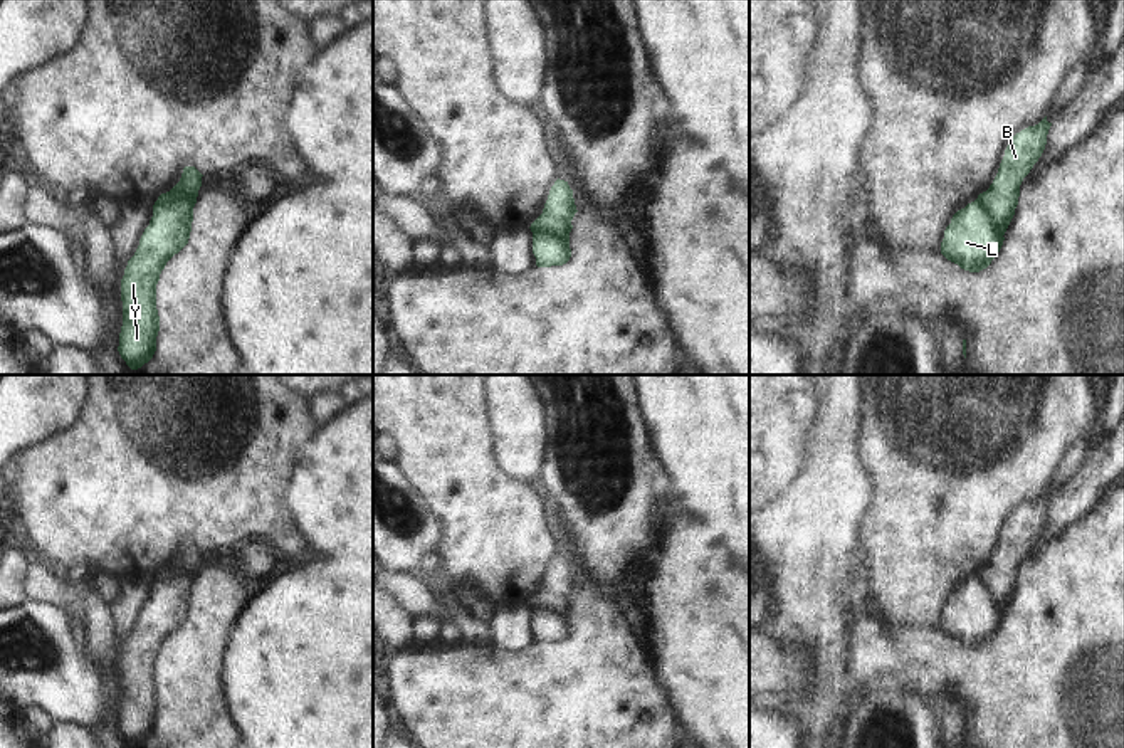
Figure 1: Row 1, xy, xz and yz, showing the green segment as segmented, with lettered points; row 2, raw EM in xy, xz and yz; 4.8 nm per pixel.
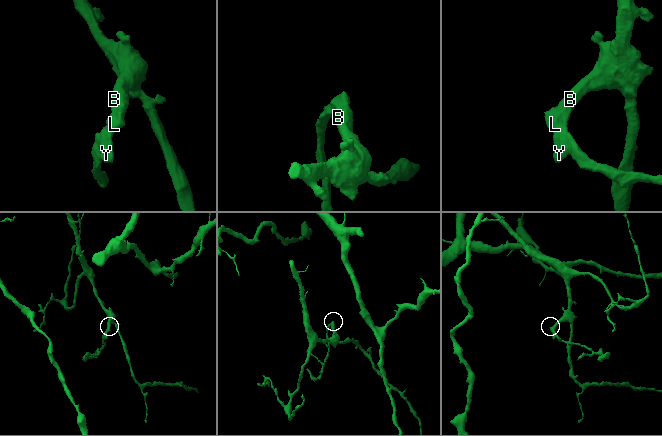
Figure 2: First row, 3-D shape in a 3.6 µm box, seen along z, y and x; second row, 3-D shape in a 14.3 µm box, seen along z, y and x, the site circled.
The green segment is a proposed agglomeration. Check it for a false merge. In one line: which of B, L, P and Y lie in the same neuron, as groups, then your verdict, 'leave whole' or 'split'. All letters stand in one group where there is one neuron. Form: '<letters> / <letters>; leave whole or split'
B / L P Y; split

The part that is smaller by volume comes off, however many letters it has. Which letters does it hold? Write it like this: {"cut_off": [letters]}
{"cut_off": ["L", "P", "Y"]}

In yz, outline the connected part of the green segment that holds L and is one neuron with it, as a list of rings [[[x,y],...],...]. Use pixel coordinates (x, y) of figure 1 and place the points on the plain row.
[[[978,577],[958,587],[944,607],[941,630],[969,649],[986,645],[1005,614],[995,608],[991,590]]]

